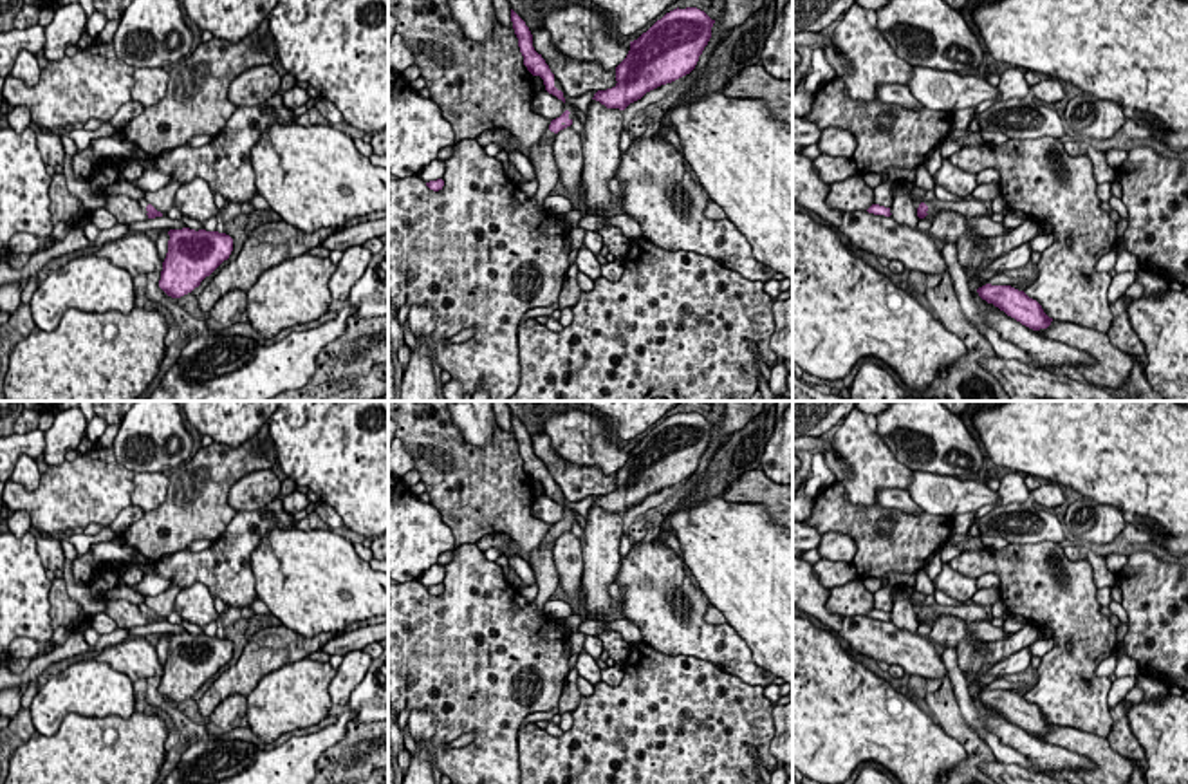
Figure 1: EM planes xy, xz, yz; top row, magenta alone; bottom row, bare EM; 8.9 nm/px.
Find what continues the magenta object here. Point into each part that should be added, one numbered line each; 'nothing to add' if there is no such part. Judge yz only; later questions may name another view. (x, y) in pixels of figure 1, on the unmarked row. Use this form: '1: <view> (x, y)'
1: yz (970, 611)

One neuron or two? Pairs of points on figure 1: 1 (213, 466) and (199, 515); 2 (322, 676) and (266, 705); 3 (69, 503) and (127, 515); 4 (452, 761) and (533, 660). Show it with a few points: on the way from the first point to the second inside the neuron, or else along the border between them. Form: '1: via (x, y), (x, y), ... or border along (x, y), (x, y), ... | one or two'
1: via (208, 479), (199, 490), (199, 503) | one
2: via (307, 683), (293, 698), (280, 703) | one
3: border along (130, 504), (109, 526) | two
4: via (481, 745), (497, 728), (497, 721), (515, 689) | one

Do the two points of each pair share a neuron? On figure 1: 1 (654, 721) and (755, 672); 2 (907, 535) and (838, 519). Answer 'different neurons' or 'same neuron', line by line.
1: different neurons
2: same neuron

